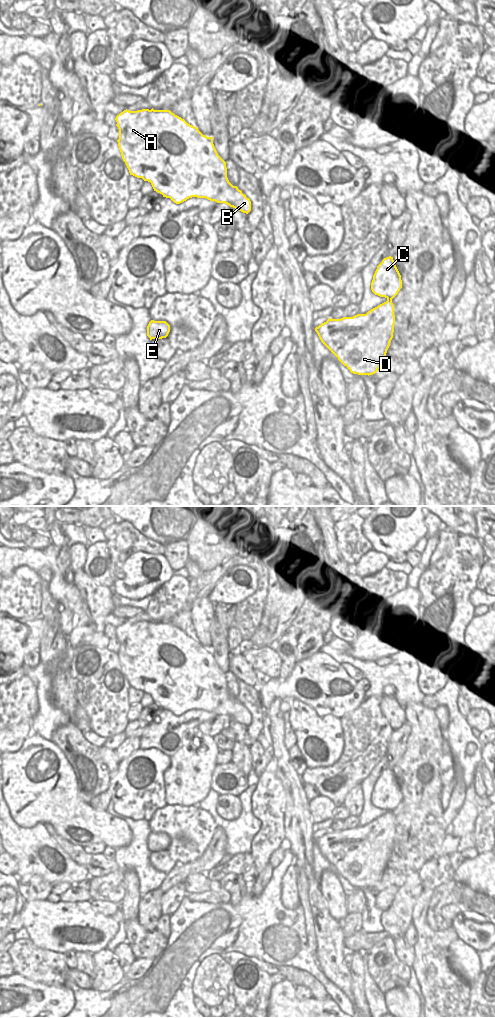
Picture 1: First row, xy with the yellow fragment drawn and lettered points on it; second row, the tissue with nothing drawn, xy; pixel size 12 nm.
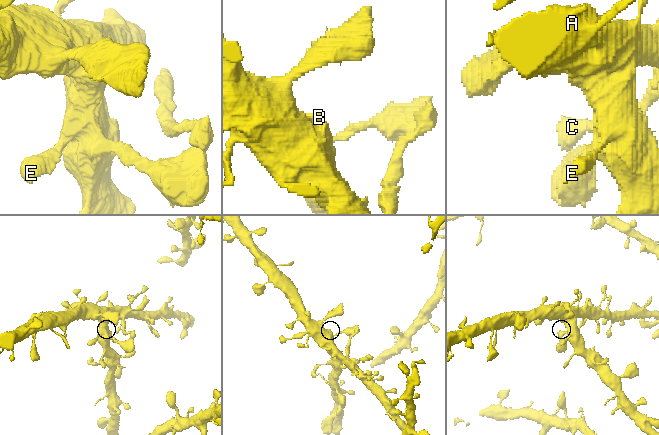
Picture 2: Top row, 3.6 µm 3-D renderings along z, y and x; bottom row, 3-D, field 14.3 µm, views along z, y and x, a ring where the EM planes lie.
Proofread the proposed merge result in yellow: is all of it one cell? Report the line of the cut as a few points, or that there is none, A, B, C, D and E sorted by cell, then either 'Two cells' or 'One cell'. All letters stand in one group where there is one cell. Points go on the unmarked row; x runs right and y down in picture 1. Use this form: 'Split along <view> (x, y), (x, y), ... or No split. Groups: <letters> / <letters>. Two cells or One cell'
No split. Groups: A B C D E. One cell

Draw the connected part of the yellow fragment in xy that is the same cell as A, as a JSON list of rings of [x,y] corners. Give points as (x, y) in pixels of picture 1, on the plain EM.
[[[142,621],[137,623],[124,622],[115,630],[119,641],[117,652],[123,673],[130,687],[142,690],[151,695],[154,703],[180,716],[189,710],[206,710],[217,715],[225,715],[243,725],[251,723],[251,713],[233,698],[227,690],[226,674],[218,667],[213,649],[203,647],[197,639],[188,636],[184,631],[170,622]]]

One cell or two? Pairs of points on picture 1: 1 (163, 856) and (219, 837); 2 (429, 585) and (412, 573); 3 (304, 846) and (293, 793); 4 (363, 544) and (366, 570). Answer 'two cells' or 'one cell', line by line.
1: two cells
2: two cells
3: one cell
4: two cells

